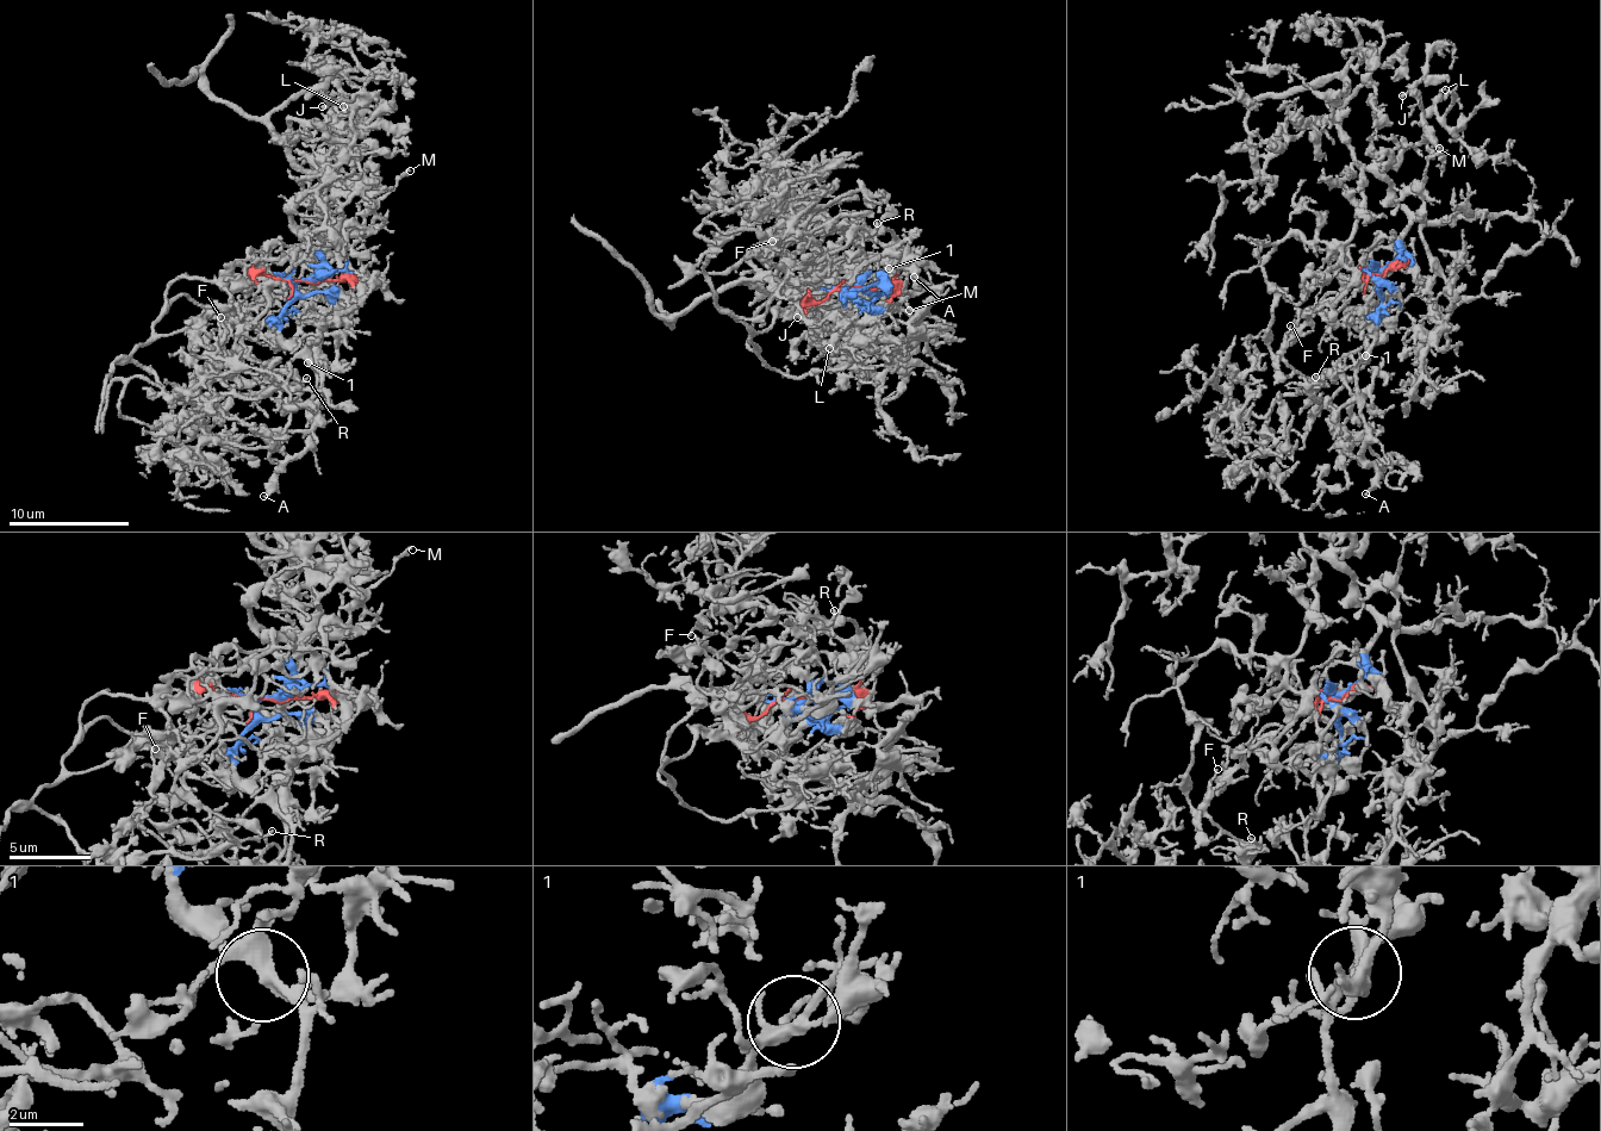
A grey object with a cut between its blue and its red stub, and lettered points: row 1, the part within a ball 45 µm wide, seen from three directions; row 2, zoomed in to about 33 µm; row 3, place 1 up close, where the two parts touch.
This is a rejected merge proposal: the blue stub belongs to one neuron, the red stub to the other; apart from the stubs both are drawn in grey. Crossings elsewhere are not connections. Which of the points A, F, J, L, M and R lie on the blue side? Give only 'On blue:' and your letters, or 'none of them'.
On blue: A, J, L, M

